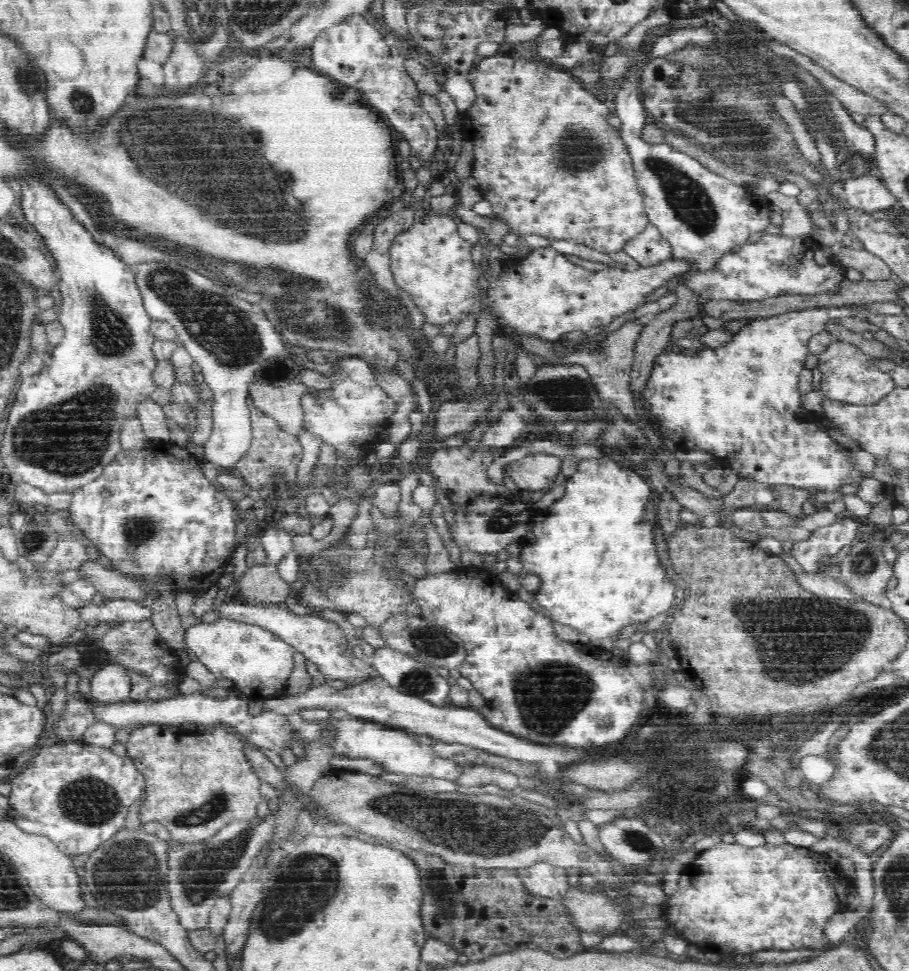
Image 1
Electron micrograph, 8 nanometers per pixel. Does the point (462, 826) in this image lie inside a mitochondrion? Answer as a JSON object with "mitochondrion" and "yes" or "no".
{"mitochondrion":"yes"}

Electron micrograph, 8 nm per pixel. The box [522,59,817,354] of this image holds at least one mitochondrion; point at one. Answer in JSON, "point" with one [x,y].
{"point":[711,118]}

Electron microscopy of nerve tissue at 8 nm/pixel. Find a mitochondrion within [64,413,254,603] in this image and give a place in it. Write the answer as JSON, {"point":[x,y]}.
{"point":[138,531]}

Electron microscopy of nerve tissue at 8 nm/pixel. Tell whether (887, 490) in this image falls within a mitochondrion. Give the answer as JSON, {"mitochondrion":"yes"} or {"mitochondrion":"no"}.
{"mitochondrion":"no"}

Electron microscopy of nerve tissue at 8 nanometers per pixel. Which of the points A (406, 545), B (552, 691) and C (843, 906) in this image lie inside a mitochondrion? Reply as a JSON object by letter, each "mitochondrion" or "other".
{"A":"mitochondrion","B":"mitochondrion","C":"other"}

